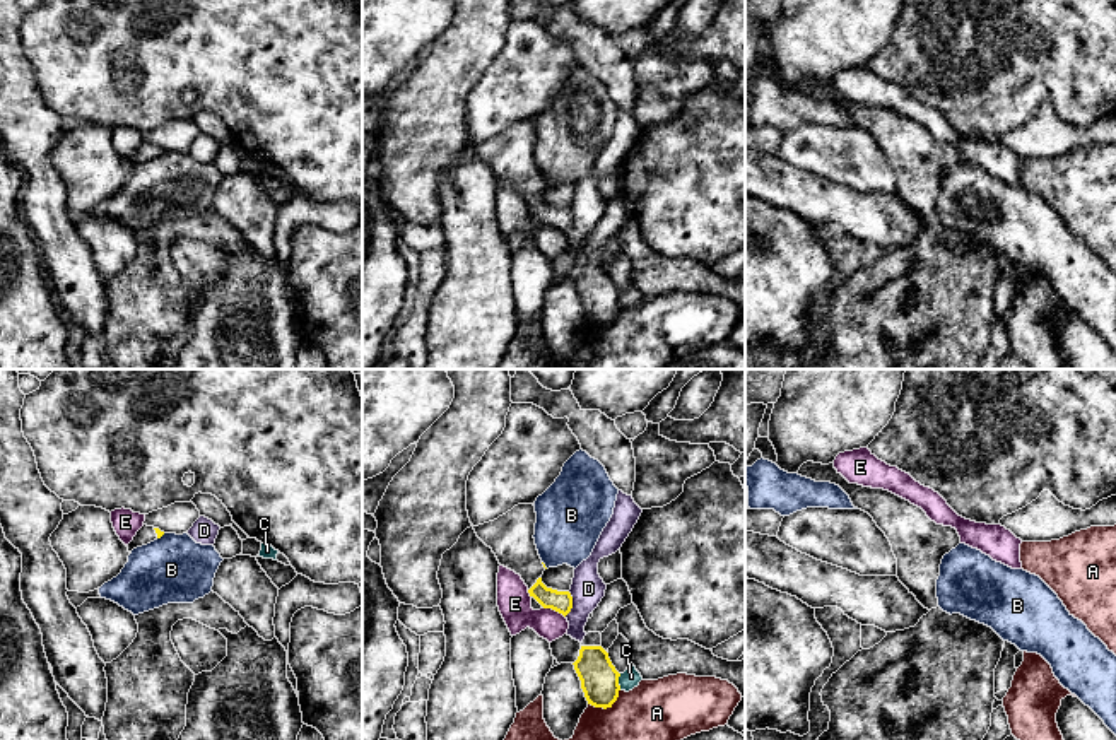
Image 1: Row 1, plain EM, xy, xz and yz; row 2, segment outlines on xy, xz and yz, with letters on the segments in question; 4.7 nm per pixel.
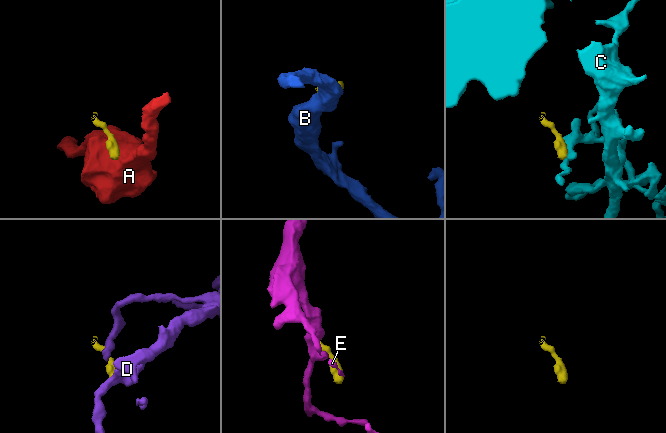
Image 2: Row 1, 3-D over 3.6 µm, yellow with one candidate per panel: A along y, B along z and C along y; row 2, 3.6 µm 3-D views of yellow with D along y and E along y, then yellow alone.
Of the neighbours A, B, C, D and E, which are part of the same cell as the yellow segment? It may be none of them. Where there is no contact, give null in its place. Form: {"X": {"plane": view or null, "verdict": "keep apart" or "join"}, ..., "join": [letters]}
{"A": {"plane": "xz", "verdict": "keep apart"}, "B": {"plane": "xy", "verdict": "keep apart"}, "C": {"plane": "xz", "verdict": "keep apart"}, "D": {"plane": "xz", "verdict": "keep apart"}, "E": {"plane": "xz", "verdict": "keep apart"}, "join": []}

